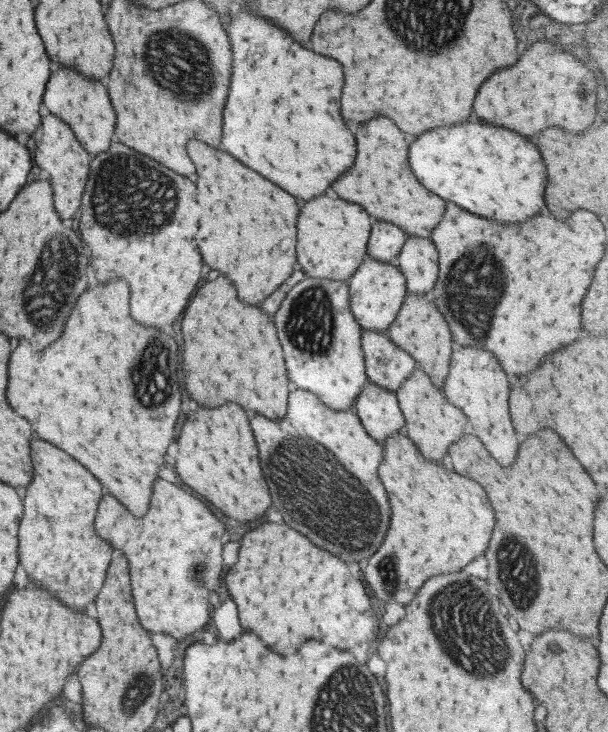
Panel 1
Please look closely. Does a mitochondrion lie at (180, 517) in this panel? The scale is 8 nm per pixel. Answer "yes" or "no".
no

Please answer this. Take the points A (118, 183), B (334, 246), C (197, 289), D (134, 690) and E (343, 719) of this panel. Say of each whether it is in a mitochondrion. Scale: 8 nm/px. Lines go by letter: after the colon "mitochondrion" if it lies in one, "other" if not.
A: mitochondrion
B: other
C: other
D: mitochondrion
E: mitochondrion

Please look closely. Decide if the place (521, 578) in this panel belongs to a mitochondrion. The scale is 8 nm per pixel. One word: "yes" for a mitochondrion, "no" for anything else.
yes

